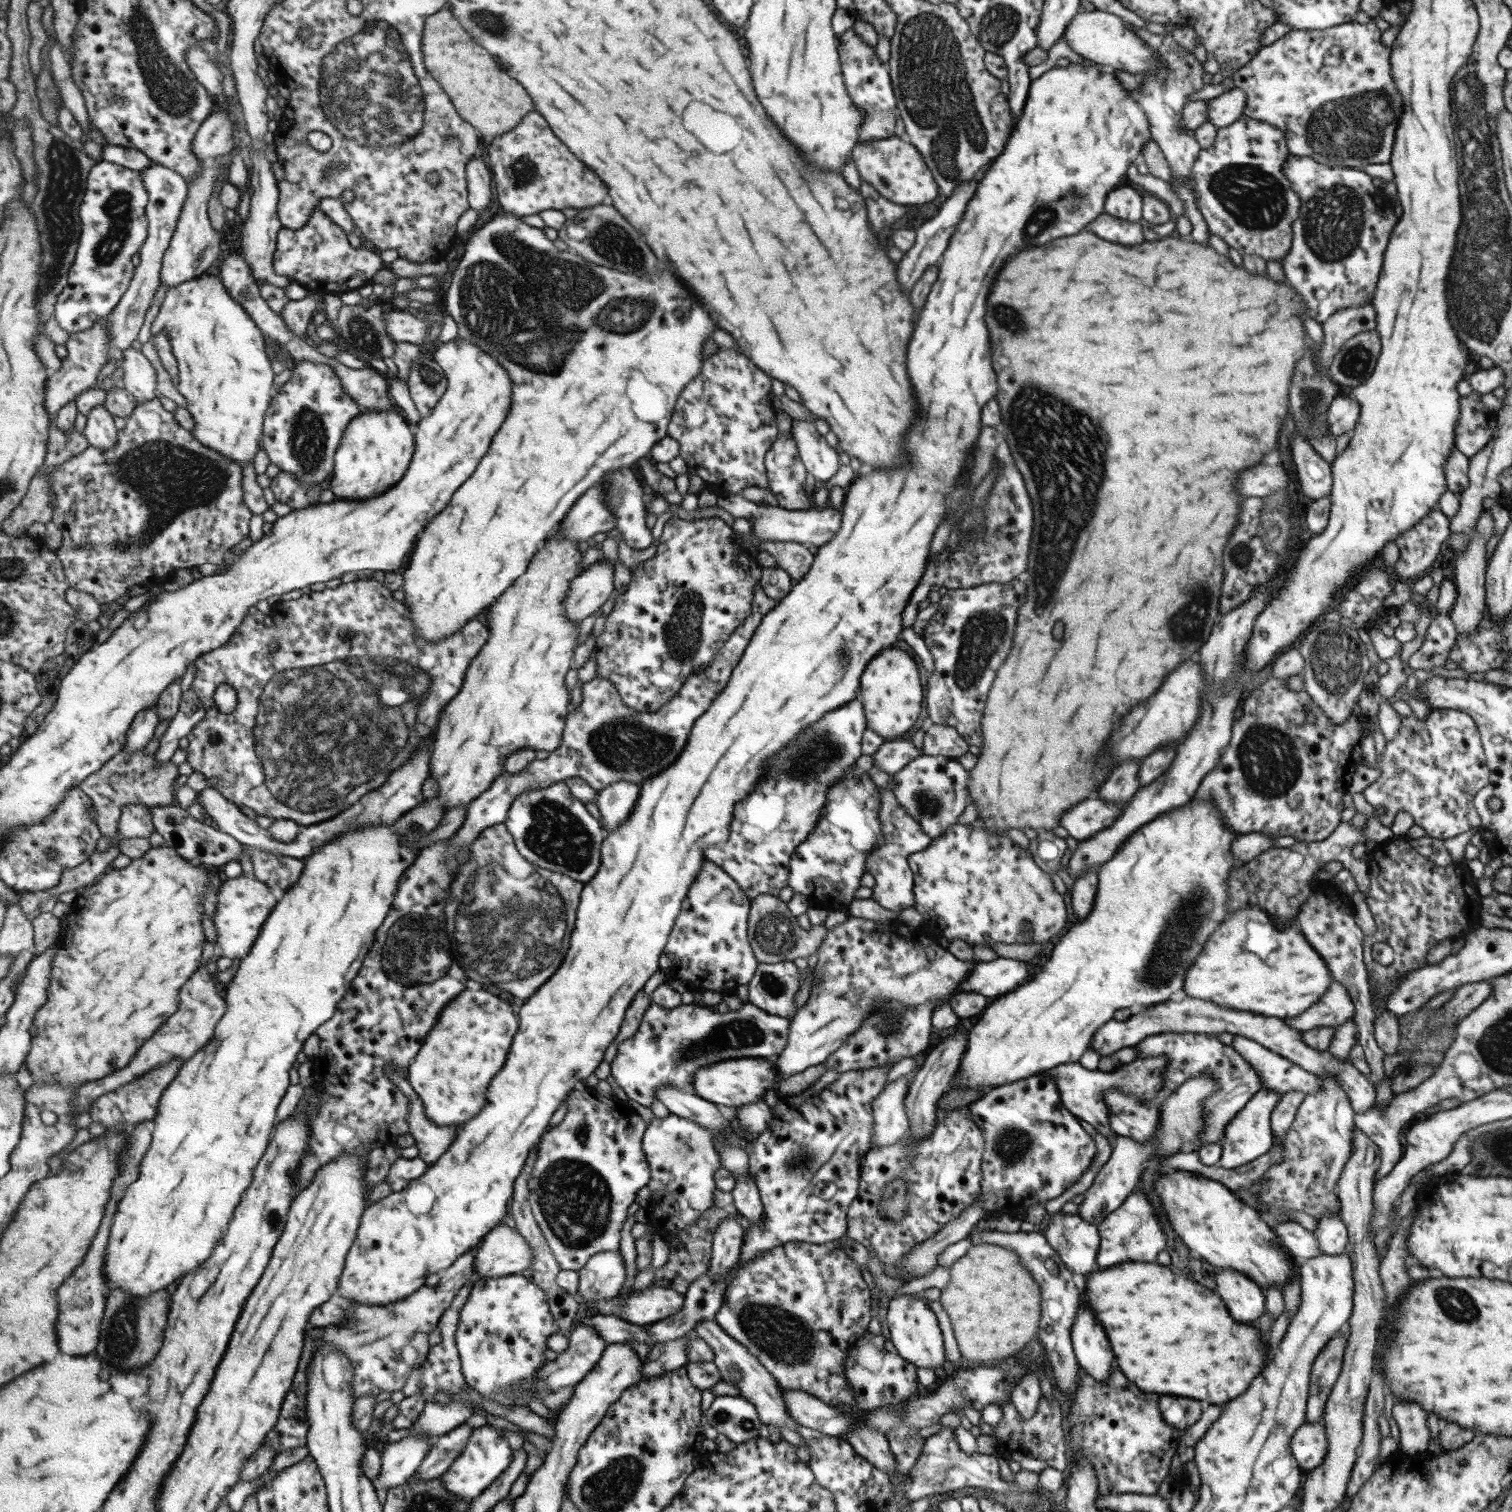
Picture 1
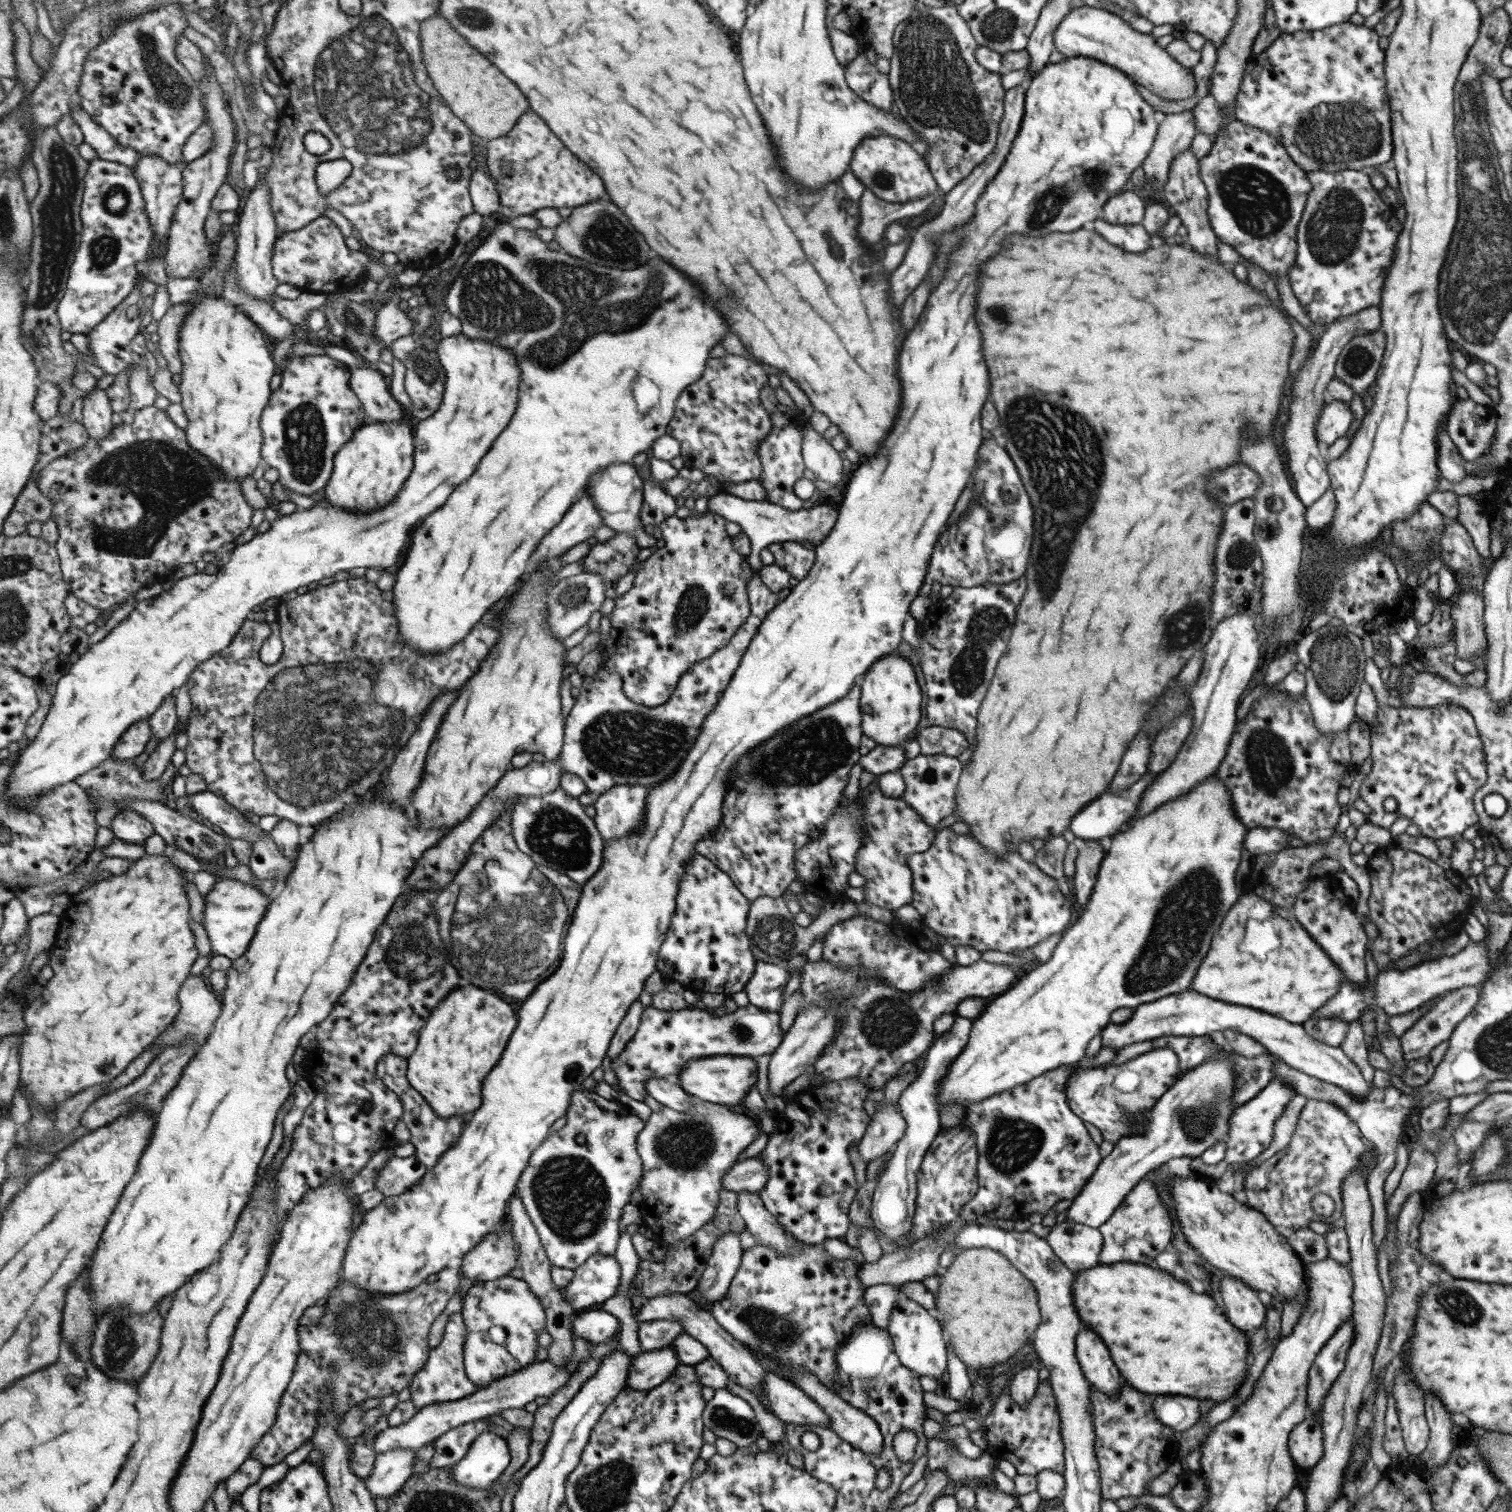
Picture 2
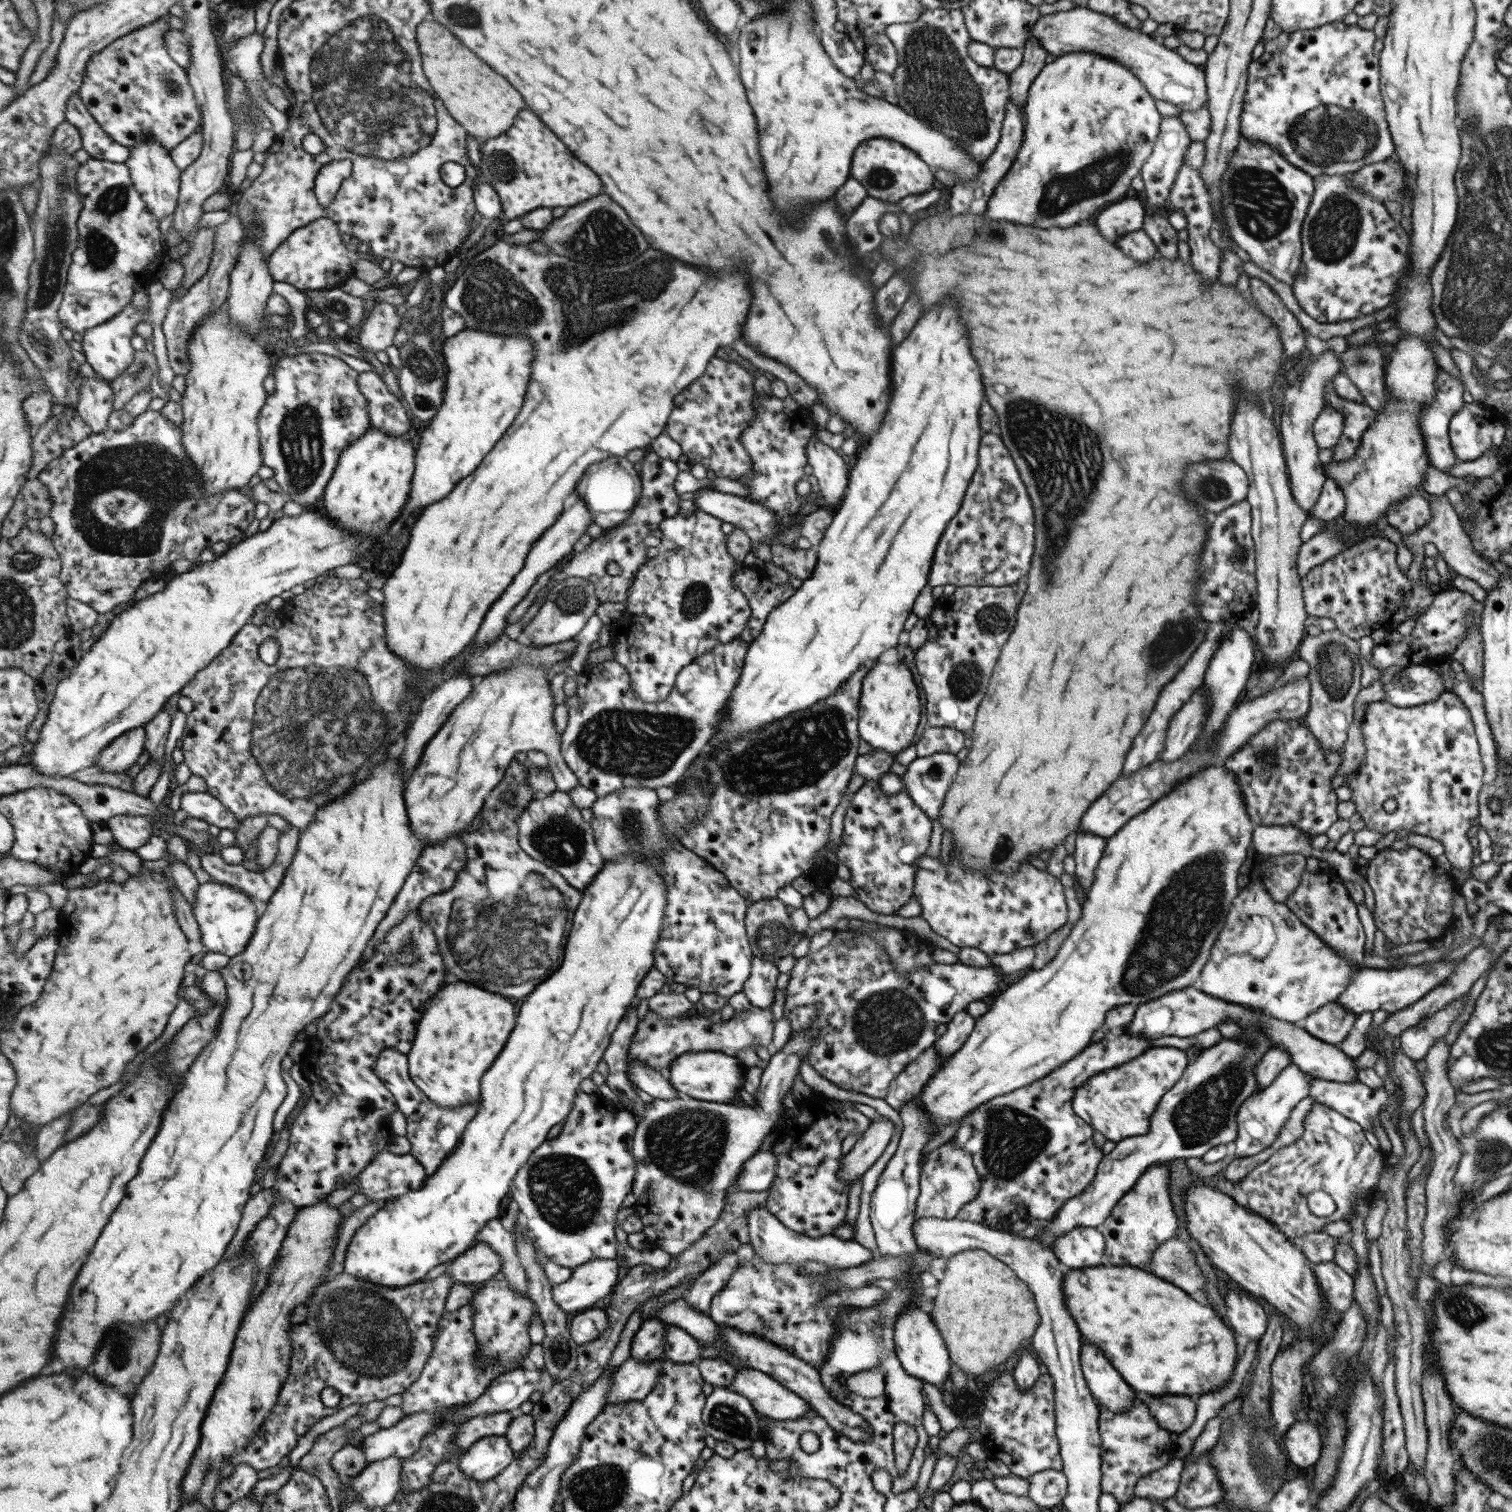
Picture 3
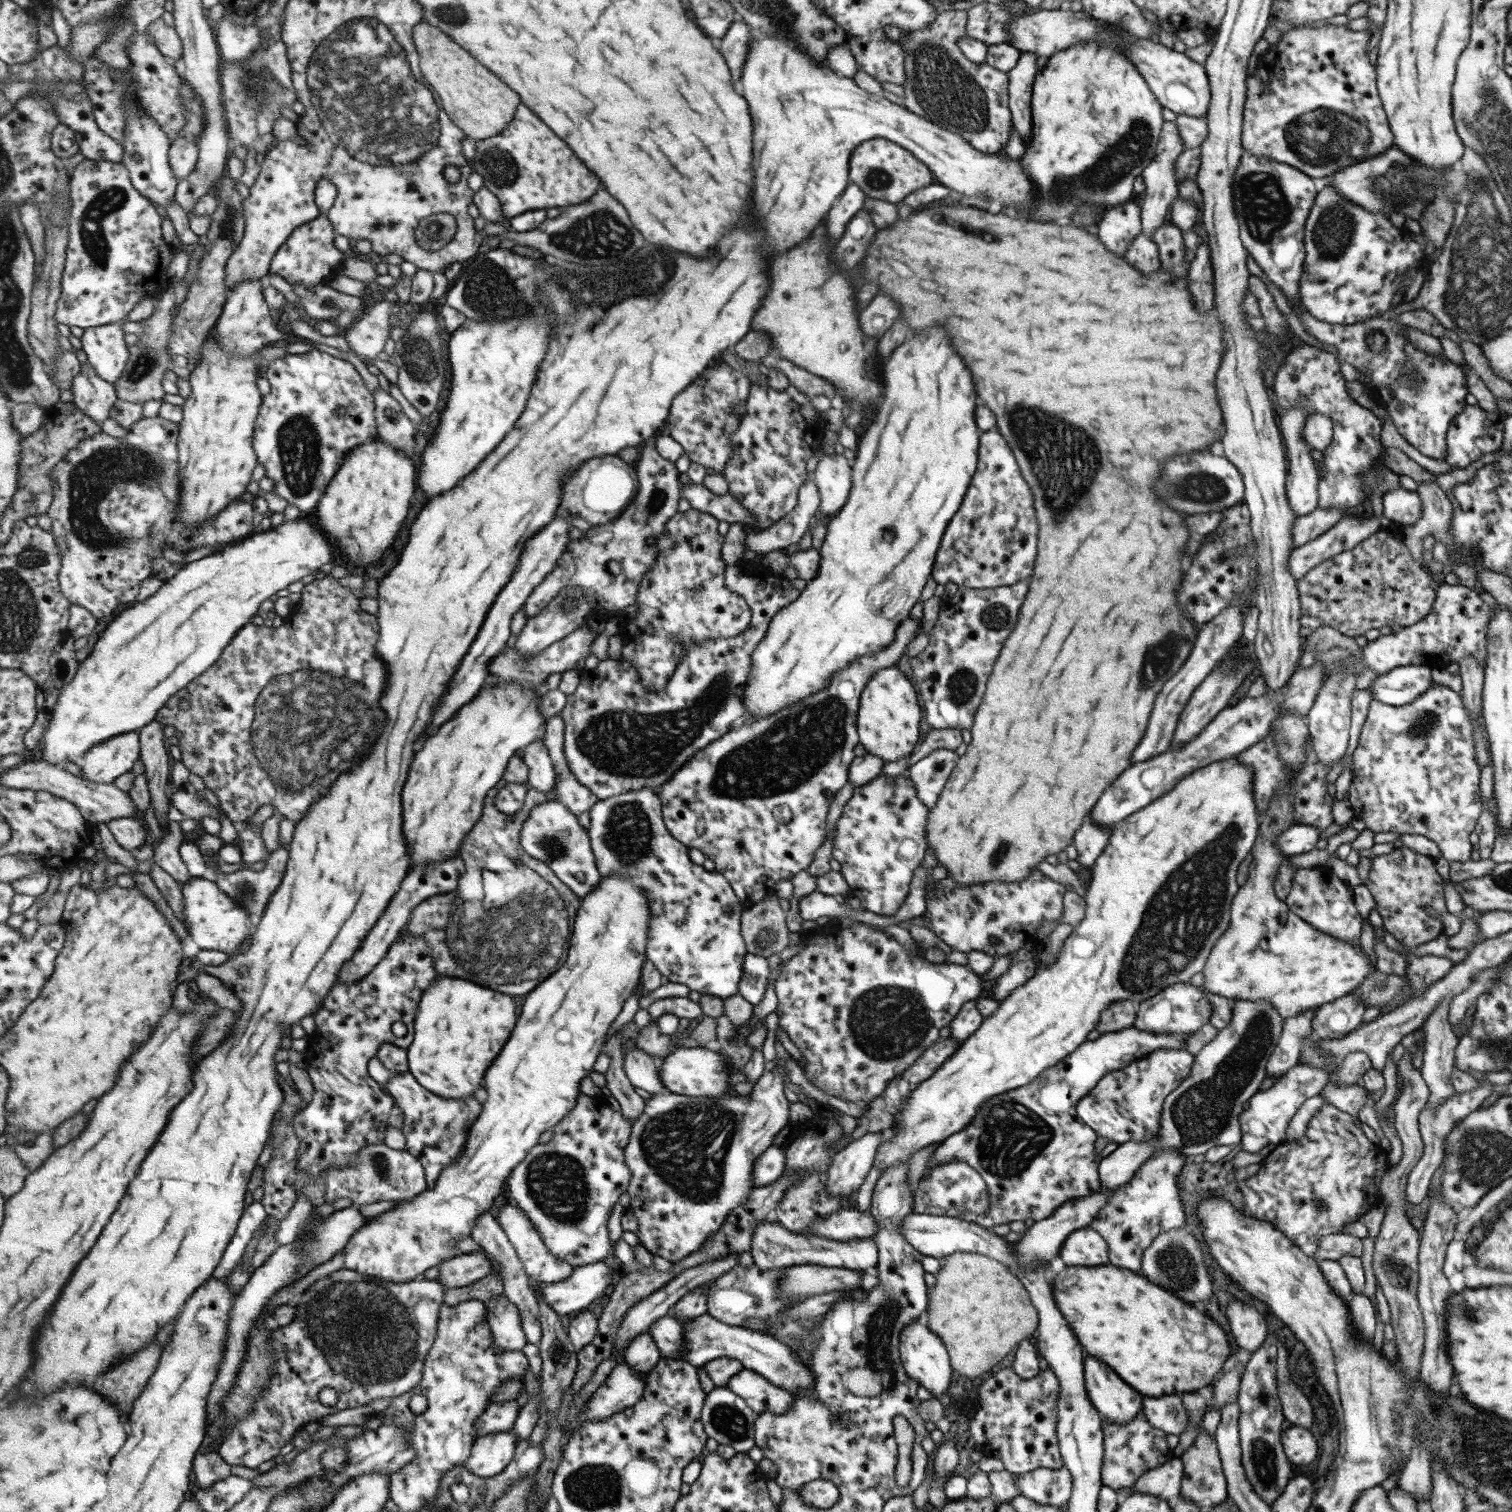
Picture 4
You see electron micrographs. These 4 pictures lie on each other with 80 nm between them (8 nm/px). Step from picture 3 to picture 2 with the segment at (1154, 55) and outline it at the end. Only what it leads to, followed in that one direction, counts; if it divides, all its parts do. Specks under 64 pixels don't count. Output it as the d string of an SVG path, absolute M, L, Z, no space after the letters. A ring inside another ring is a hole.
M1073 7L1055 27L1052 34L1054 50L1064 57L1082 56L1098 60L1125 73L1165 100L1185 100L1195 94L1195 80L1191 70L1174 61L1164 48L1155 43L1151 34L1131 29L1119 16L1099 7Z

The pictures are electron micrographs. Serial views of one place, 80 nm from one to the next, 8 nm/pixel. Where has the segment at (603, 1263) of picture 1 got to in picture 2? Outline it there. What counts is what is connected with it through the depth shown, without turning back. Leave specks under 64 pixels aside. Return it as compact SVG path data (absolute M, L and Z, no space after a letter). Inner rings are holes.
M596 1254L575 1270L576 1276L562 1288L566 1300L577 1308L599 1307L615 1296L620 1282L620 1265L613 1255Z

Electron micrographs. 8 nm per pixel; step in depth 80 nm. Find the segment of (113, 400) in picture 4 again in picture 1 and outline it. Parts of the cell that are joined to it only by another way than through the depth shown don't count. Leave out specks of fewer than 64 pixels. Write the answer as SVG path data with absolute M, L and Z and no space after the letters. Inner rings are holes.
M105 405L97 406L87 416L83 433L91 445L101 447L103 452L119 440L120 430L117 430L113 416Z

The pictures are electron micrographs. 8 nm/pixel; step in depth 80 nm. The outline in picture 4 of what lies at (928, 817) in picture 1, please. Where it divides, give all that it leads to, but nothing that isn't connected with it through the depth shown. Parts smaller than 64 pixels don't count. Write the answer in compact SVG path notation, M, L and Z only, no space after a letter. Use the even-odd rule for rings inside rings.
M935 749L923 758L917 759L904 773L913 782L917 796L928 808L934 805L938 794L955 768L958 756L952 750Z

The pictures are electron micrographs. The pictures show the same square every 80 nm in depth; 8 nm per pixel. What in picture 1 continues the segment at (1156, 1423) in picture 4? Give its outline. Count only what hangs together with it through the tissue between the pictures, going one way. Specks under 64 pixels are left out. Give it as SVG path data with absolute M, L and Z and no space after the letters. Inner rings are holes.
M1160 1395L1158 1409L1161 1418L1170 1427L1177 1428L1180 1432L1190 1427L1200 1416L1198 1400L1175 1395Z

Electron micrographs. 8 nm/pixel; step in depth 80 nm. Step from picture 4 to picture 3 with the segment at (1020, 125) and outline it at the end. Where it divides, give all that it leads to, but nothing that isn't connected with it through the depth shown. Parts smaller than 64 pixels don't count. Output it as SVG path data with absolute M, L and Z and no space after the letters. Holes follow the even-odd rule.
M1026 41L1022 51L1022 59L1019 66L1008 75L1008 98L1018 106L1021 114L1024 114L1024 106L1027 98L1027 91L1033 79L1038 75L1043 60L1047 53L1038 42Z

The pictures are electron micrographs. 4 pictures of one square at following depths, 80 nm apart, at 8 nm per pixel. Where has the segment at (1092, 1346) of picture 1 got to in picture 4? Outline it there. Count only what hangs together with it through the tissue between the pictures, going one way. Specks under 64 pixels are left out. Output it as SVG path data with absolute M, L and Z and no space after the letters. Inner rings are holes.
M1086 1356L1084 1389L1098 1416L1106 1422L1125 1424L1142 1410L1142 1395L1123 1384L1105 1364Z

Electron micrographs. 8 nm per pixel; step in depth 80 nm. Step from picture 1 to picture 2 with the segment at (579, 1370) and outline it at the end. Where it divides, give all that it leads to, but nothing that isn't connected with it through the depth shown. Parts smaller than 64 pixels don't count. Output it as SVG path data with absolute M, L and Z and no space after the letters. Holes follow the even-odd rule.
M574 1336L573 1359L566 1366L555 1365L550 1361L538 1362L527 1369L520 1370L519 1373L513 1373L493 1381L491 1385L480 1388L471 1396L451 1402L439 1402L419 1409L411 1420L401 1423L399 1426L389 1426L376 1436L374 1442L376 1454L383 1454L398 1448L410 1448L418 1451L427 1443L435 1442L440 1436L458 1426L487 1419L487 1416L491 1416L491 1414L501 1415L504 1410L510 1408L523 1408L525 1404L533 1402L539 1396L549 1398L571 1378L571 1375L580 1367L580 1364L583 1364L583 1361L591 1358L591 1349L594 1344L595 1342Z

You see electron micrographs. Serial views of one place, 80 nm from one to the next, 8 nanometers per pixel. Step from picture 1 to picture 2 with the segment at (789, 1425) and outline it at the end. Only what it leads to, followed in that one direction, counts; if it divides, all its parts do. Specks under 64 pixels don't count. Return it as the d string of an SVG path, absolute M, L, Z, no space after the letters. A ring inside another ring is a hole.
M672 1292L663 1296L652 1296L647 1298L647 1302L641 1305L637 1311L635 1322L649 1322L652 1320L674 1320L680 1324L680 1328L689 1336L692 1336L697 1342L700 1342L709 1352L709 1357L715 1360L717 1364L723 1367L727 1373L729 1385L737 1384L750 1390L758 1399L764 1410L766 1408L766 1400L762 1394L762 1378L765 1372L757 1361L751 1356L751 1352L745 1345L735 1340L728 1332L725 1332L710 1315L709 1312L699 1308L689 1298L688 1294Z

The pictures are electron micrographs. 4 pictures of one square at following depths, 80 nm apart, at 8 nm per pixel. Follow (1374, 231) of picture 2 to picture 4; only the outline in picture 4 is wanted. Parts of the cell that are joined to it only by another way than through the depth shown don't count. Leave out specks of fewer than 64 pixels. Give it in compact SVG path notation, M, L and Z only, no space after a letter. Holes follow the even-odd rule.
M1329 184L1315 194L1304 224L1303 242L1305 257L1299 279L1299 302L1313 318L1334 325L1360 323L1402 302L1413 300L1430 267L1428 260L1421 256L1422 247L1410 239L1403 227L1393 227L1384 214L1369 212L1345 200Z

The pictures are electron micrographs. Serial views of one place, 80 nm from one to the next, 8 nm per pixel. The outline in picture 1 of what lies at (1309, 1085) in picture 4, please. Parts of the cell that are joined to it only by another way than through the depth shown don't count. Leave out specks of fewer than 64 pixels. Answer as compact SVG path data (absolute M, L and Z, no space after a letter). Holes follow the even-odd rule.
M1259 1090L1246 1104L1227 1122L1222 1130L1225 1138L1221 1145L1221 1155L1217 1165L1224 1169L1232 1169L1236 1166L1249 1163L1259 1156L1266 1154L1271 1148L1272 1132L1269 1129L1269 1117L1275 1108L1280 1095L1269 1090Z

